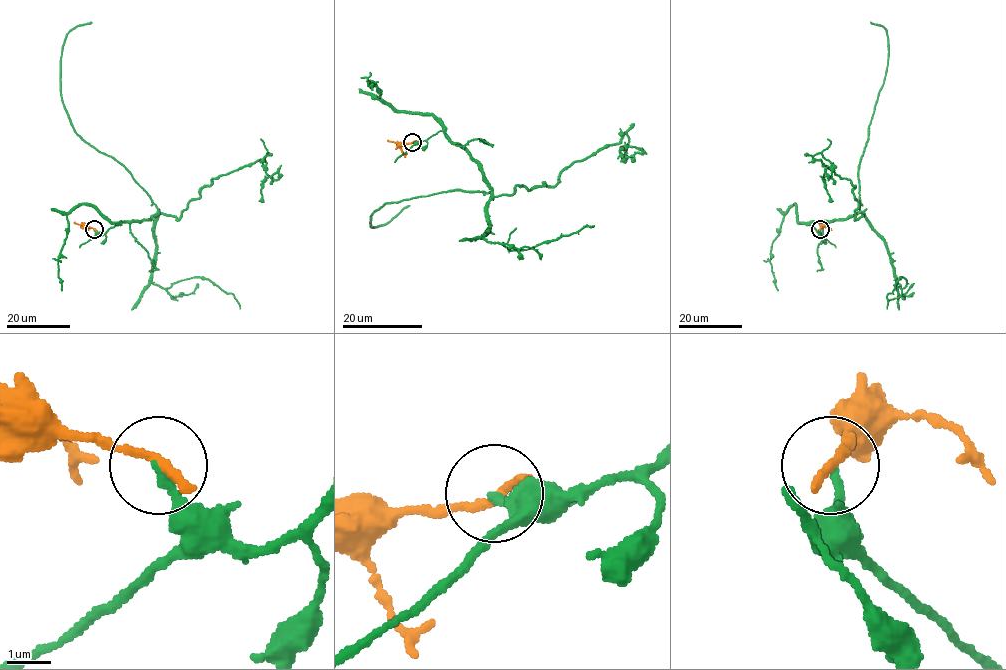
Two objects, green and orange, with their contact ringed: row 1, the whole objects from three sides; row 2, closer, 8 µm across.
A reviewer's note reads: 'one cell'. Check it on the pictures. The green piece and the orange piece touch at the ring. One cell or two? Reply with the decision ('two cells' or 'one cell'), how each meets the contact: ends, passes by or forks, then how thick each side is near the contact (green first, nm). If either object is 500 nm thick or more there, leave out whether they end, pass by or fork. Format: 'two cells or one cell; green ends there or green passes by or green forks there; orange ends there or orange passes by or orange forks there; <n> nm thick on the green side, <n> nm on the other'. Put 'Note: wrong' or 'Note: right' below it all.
two cells; green ends there; orange ends there; 190 nm thick on the green side, 280 nm on the other
Note: wrong

